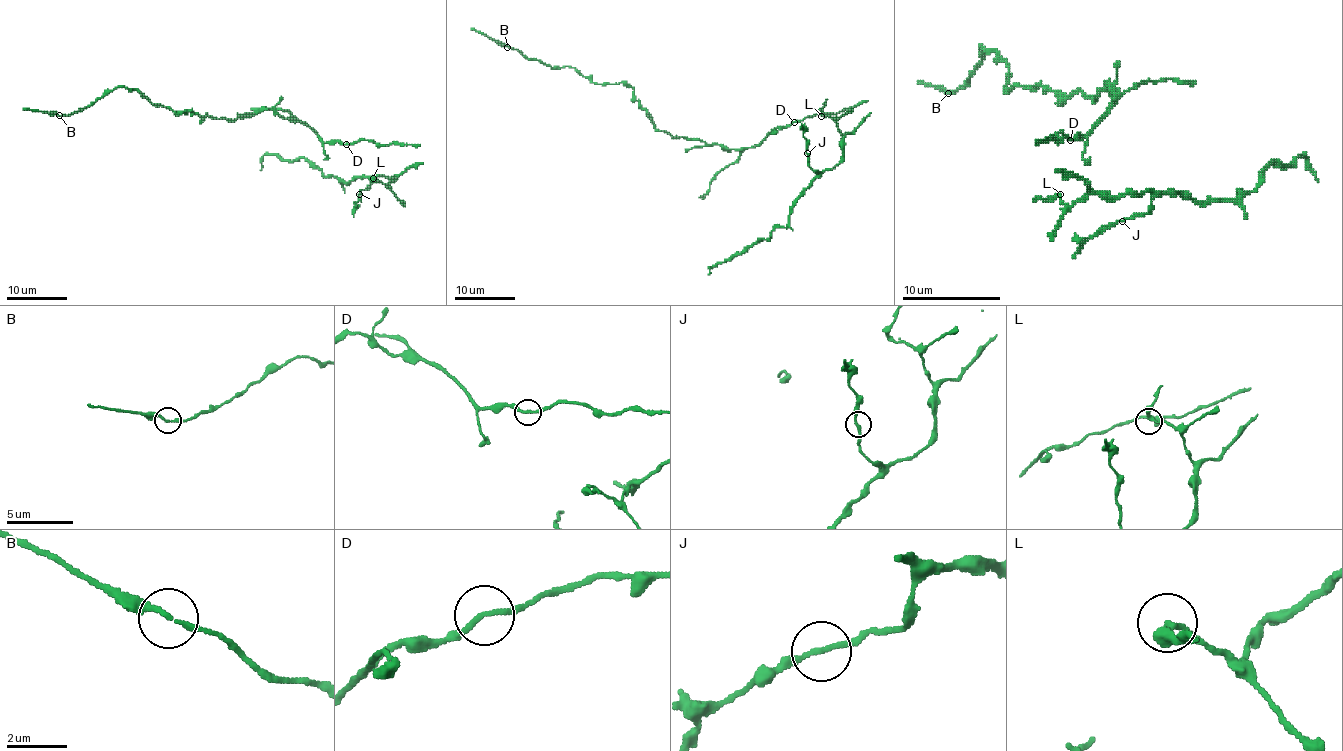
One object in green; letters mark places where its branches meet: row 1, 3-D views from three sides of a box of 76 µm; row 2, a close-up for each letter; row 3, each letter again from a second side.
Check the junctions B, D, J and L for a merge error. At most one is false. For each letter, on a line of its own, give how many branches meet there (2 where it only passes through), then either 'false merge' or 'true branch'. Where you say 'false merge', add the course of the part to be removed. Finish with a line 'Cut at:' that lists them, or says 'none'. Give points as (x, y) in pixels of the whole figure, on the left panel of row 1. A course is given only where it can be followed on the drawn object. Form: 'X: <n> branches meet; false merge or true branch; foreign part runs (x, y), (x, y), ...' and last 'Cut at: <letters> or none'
B: 2 branches meet; true branch
D: 2 branches meet; true branch
J: 2 branches meet; true branch
L: 2 branches meet; true branch
Cut at: none

